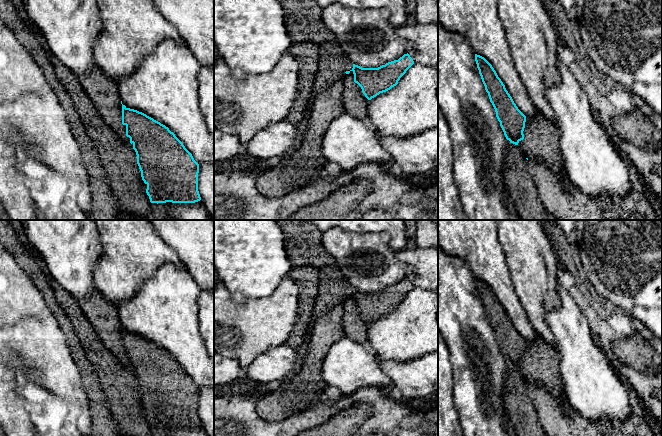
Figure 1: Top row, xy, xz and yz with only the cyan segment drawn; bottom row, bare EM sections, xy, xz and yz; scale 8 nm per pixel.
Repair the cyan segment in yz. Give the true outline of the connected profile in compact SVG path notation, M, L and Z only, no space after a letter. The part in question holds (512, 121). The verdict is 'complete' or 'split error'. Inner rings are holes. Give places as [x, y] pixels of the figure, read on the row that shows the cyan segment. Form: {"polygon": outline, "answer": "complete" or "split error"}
{"polygon": "M477 54L475 61L506 139L518 145L524 139L526 116L518 109L492 65Z", "answer": "complete"}

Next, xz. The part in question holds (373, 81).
{"polygon": "M407 53L398 60L388 62L378 68L362 68L353 64L350 71L354 74L354 82L361 87L365 97L371 100L396 86L413 64L413 59Z", "answer": "complete"}

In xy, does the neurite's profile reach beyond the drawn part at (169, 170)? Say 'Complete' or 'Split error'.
Complete

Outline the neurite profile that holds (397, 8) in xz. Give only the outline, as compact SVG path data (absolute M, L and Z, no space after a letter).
M315 0L322 8L340 3L353 9L386 9L389 11L389 22L396 27L404 26L407 20L405 0Z

